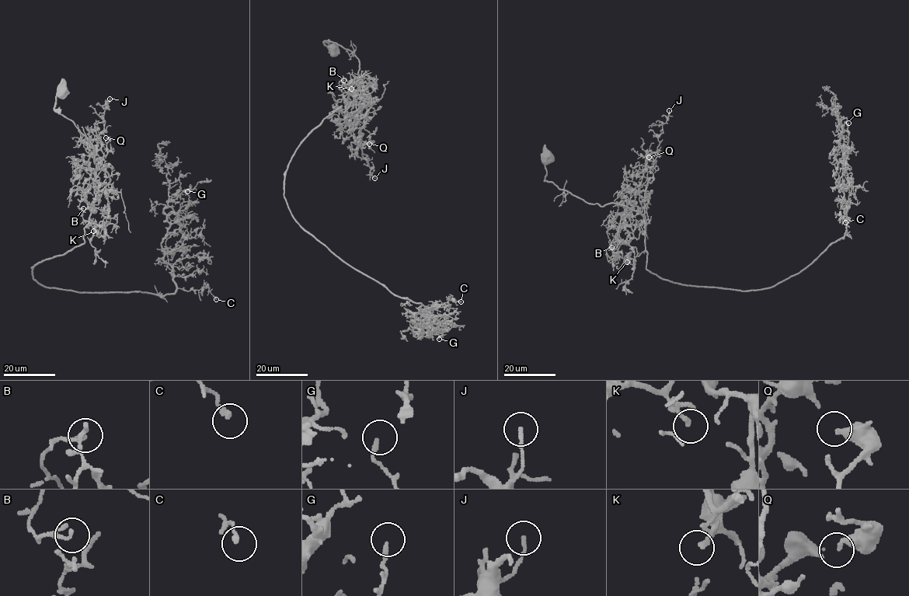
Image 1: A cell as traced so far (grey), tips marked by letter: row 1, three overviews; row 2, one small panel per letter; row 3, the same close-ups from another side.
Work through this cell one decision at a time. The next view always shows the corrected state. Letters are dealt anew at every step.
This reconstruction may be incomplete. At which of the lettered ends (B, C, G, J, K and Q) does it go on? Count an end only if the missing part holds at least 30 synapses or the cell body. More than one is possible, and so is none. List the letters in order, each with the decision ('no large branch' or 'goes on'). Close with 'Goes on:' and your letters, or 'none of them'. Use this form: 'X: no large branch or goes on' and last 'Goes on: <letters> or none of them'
B: no large branch
C: no large branch
G: no large branch
J: no large branch
K: no large branch
Q: no large branch
Goes on: none of them

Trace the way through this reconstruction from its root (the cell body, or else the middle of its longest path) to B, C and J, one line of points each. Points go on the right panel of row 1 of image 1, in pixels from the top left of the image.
B: (546, 157), (546, 180), (587, 203), (622, 204), (642, 216), (643, 234), (645, 222), (621, 223), (611, 247)
C: (546, 157), (545, 179), (560, 189), (639, 210), (646, 269), (687, 285), (774, 286), (845, 222)
J: (546, 157), (546, 180), (643, 218), (669, 110)

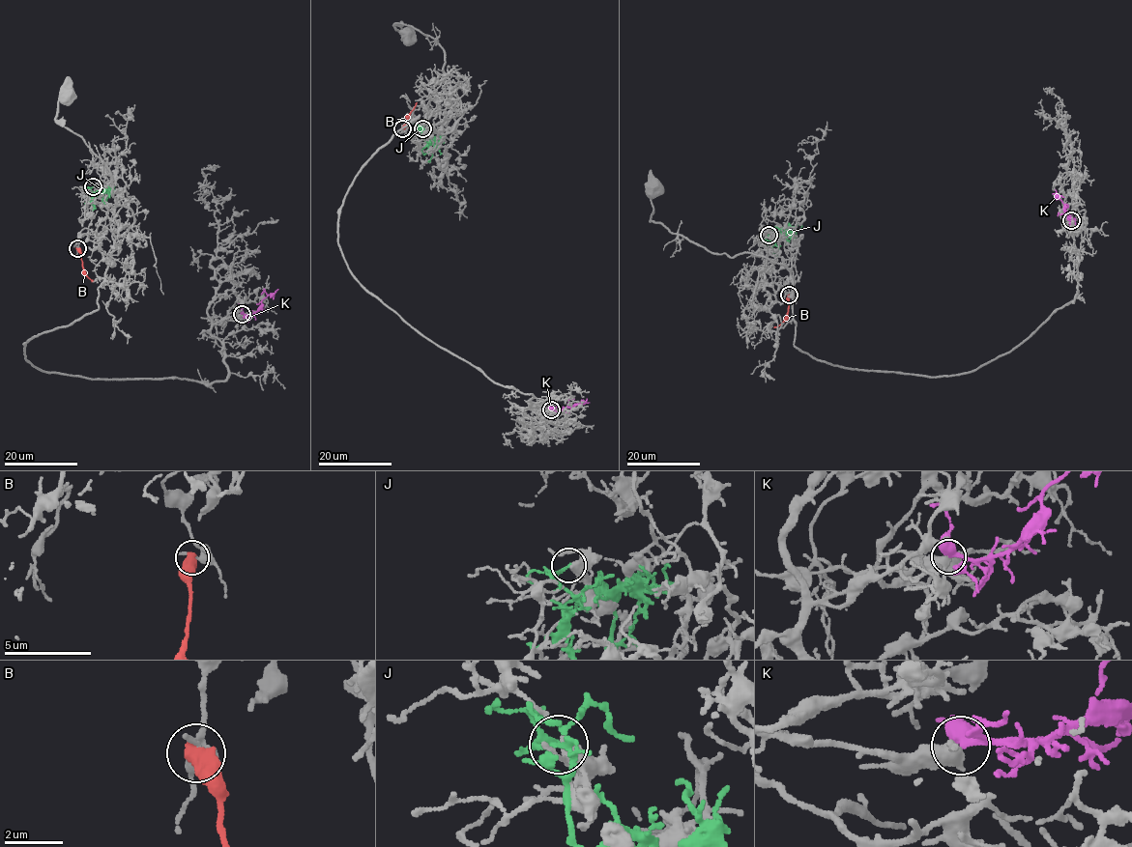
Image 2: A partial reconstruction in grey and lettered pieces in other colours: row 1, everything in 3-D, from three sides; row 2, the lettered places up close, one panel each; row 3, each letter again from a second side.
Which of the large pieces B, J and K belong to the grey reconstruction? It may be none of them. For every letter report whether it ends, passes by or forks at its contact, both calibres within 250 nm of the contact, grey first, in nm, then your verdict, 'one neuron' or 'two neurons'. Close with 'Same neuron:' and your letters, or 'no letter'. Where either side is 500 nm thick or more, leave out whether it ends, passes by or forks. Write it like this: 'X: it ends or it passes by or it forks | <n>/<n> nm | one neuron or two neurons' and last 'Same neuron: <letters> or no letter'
B: 240/600 nm | two neurons
J: it forks | 400/120 nm | two neurons
K: it forks | 400/320 nm | one neuron
Same neuron: K

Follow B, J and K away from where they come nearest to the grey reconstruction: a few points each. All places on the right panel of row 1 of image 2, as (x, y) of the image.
B: (789, 295), (787, 320), (773, 327)
J: (769, 234), (771, 239), (782, 239), (799, 223), (801, 228)
K: (1072, 220), (1055, 189)

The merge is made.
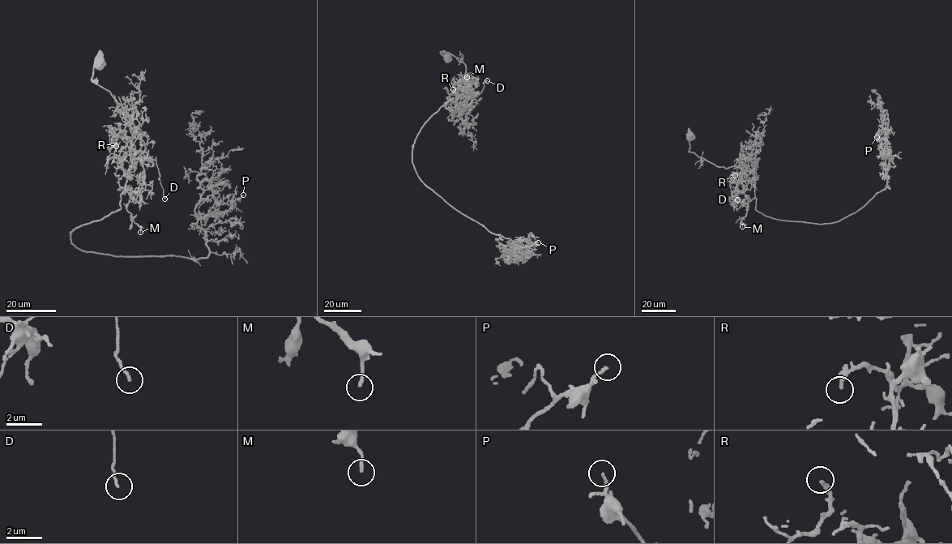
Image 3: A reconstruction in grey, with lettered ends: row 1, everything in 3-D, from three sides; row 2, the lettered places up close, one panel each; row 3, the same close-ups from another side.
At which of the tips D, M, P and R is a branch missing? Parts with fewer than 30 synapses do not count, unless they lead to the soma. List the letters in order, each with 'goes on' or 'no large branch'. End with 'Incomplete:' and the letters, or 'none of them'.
D: no large branch
M: no large branch
P: no large branch
R: no large branch
Incomplete: none of them

